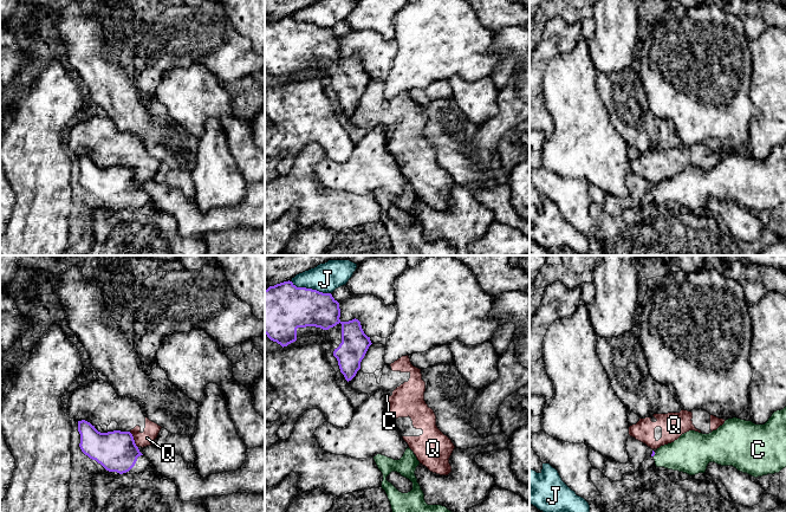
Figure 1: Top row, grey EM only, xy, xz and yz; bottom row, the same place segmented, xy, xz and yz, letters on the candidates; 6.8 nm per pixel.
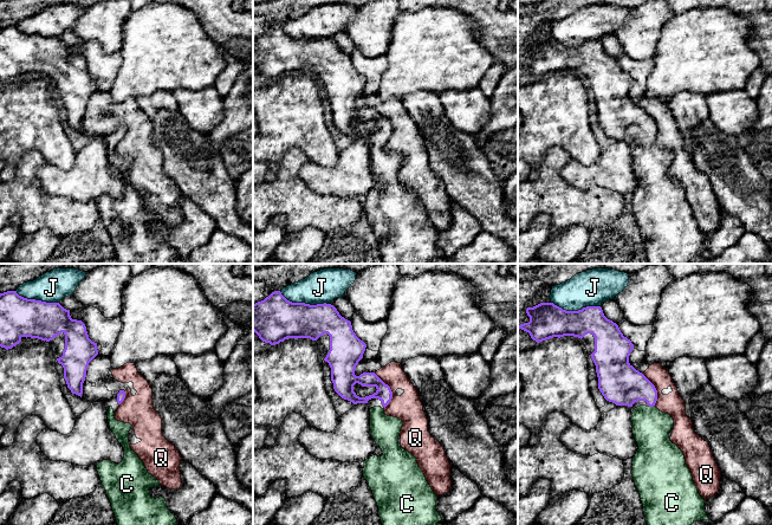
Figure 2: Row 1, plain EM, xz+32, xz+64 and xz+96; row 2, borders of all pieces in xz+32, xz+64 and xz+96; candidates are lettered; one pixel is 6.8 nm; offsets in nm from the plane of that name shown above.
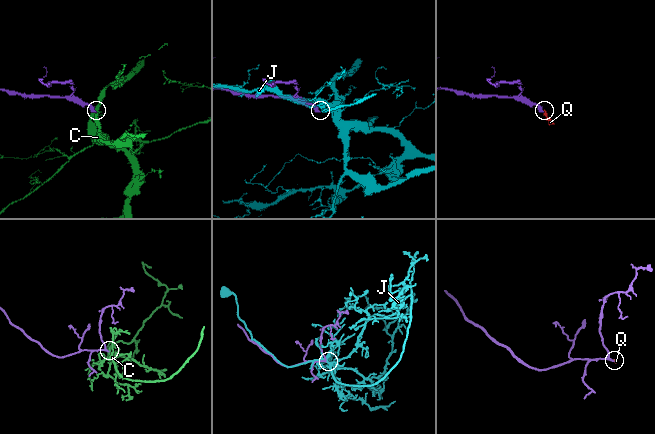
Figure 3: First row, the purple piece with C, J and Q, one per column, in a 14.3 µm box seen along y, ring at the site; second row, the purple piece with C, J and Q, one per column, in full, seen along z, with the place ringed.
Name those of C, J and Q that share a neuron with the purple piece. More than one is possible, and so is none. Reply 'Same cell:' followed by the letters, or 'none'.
Same cell: C

